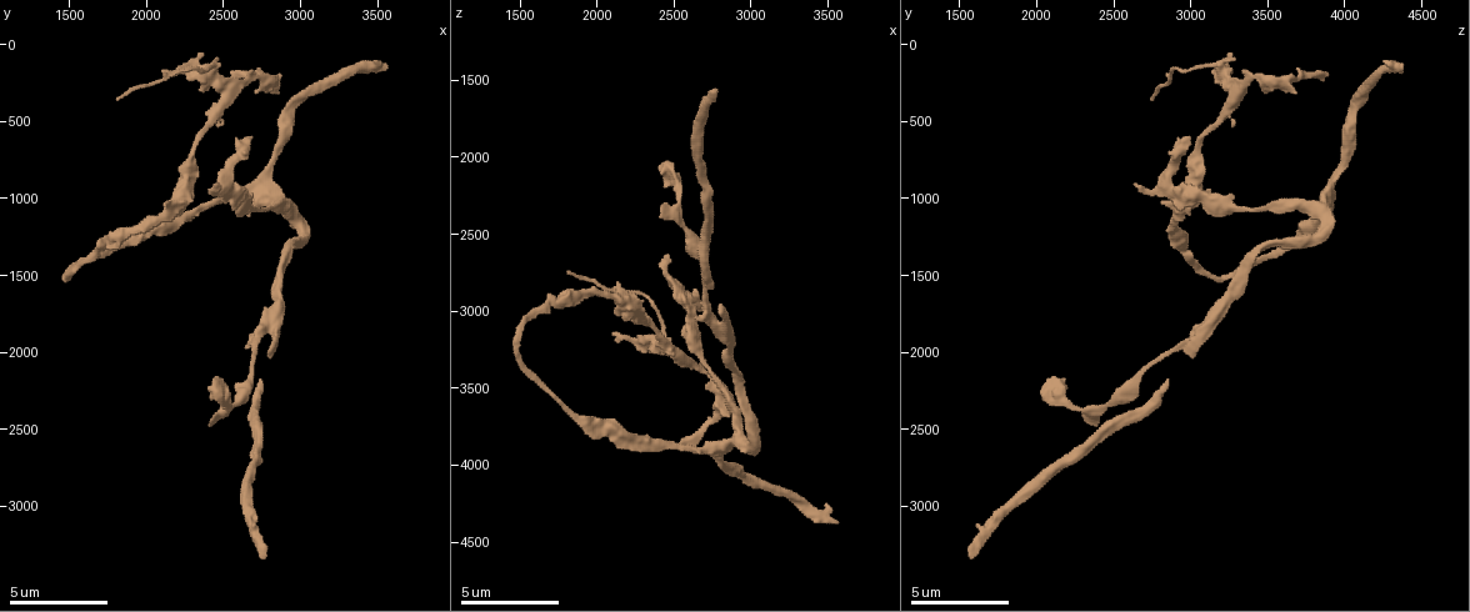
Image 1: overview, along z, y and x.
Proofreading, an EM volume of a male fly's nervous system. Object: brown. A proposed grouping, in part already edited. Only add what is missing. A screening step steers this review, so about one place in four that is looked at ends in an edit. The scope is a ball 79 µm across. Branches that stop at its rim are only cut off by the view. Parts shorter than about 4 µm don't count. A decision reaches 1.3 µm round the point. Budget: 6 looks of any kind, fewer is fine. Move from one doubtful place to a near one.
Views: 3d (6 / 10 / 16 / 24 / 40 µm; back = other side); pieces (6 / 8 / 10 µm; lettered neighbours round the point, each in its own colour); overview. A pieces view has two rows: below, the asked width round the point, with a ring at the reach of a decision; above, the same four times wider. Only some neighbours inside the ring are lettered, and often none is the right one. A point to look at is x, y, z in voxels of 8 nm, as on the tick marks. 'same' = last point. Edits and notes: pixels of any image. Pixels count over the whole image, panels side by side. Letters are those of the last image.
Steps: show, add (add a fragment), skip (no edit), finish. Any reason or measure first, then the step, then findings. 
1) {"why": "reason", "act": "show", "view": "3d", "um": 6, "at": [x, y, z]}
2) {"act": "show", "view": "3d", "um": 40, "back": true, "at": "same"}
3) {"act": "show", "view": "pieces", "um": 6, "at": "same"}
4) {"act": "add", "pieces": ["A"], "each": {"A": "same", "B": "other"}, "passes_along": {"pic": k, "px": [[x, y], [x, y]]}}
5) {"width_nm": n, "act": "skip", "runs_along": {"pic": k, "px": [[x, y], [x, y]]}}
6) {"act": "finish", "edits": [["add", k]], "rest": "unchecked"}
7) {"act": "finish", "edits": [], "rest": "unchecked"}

{"why": "branch stops here", "act": "show", "view": "pieces", "um": 10, "at": [2720, 2200, 2840]}

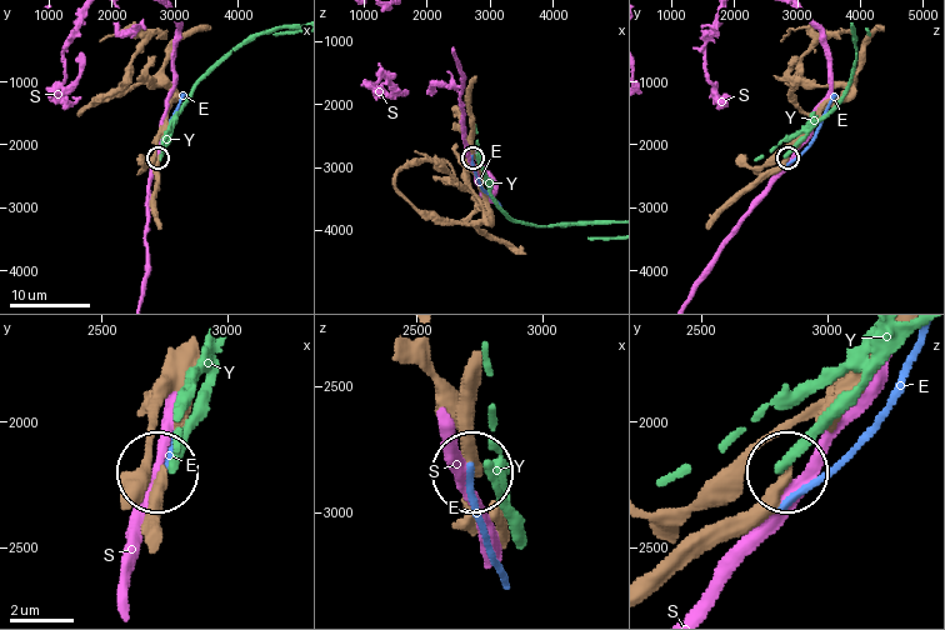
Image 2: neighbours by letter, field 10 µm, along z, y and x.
{"width_nm": 280, "act": "skip", "each": {"E": "other", "S": "other", "Y": "other"}, "found": "no lettered fragment goes on from it"}

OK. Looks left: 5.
{"why": "branch stops here", "act": "show", "view": "pieces", "um": 10, "at": [2440, 920, 2660]}

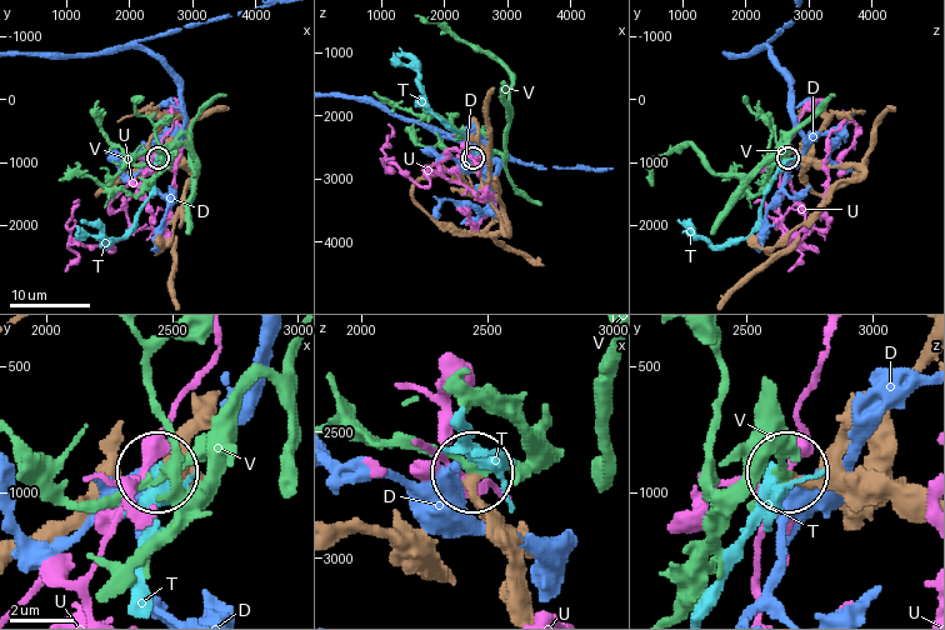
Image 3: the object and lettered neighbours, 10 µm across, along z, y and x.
{"act": "skip", "each": {"D": "other", "T": "other", "U": "other", "V": "other"}, "runs_along": {"pic": 3, "px": [[529, 608], [515, 543], [473, 473]]}, "found": "no lettered fragment goes on from it"}

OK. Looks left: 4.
{"why": "branch stops here", "act": "show", "view": "pieces", "um": 10, "at": [3560, 140, 4380]}

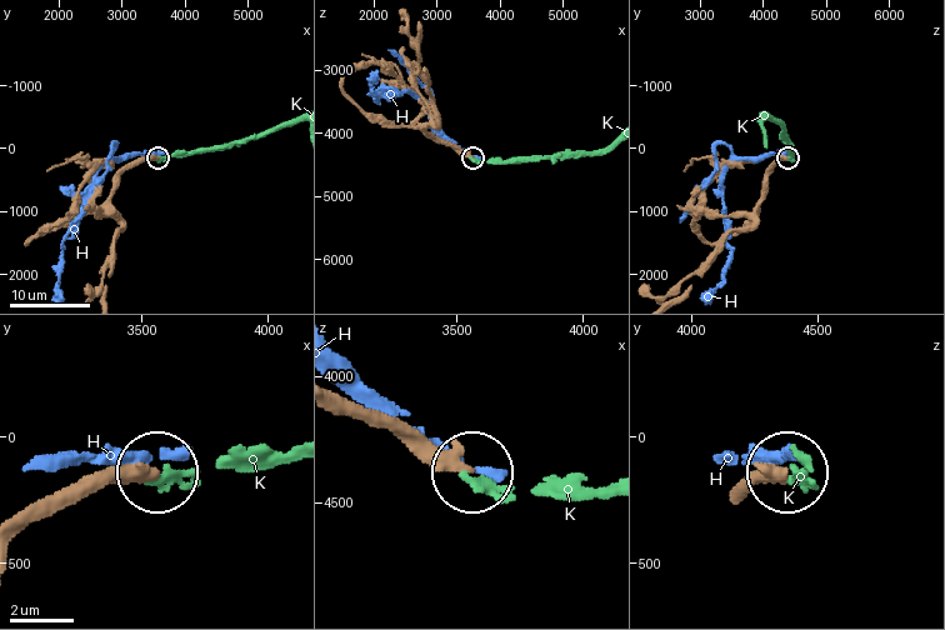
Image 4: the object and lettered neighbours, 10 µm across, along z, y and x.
{"width_nm": 430, "act": "add", "pieces": ["K"], "each": {"H": "other", "K": "same"}, "passes_along": {"pic": 4, "px": [[744, 496], [766, 478], [795, 478], [804, 469]]}, "found": "it goes on there"}

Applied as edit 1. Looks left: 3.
{"act": "finish", "edits": [["add", 4]], "rest": "unchecked"}

